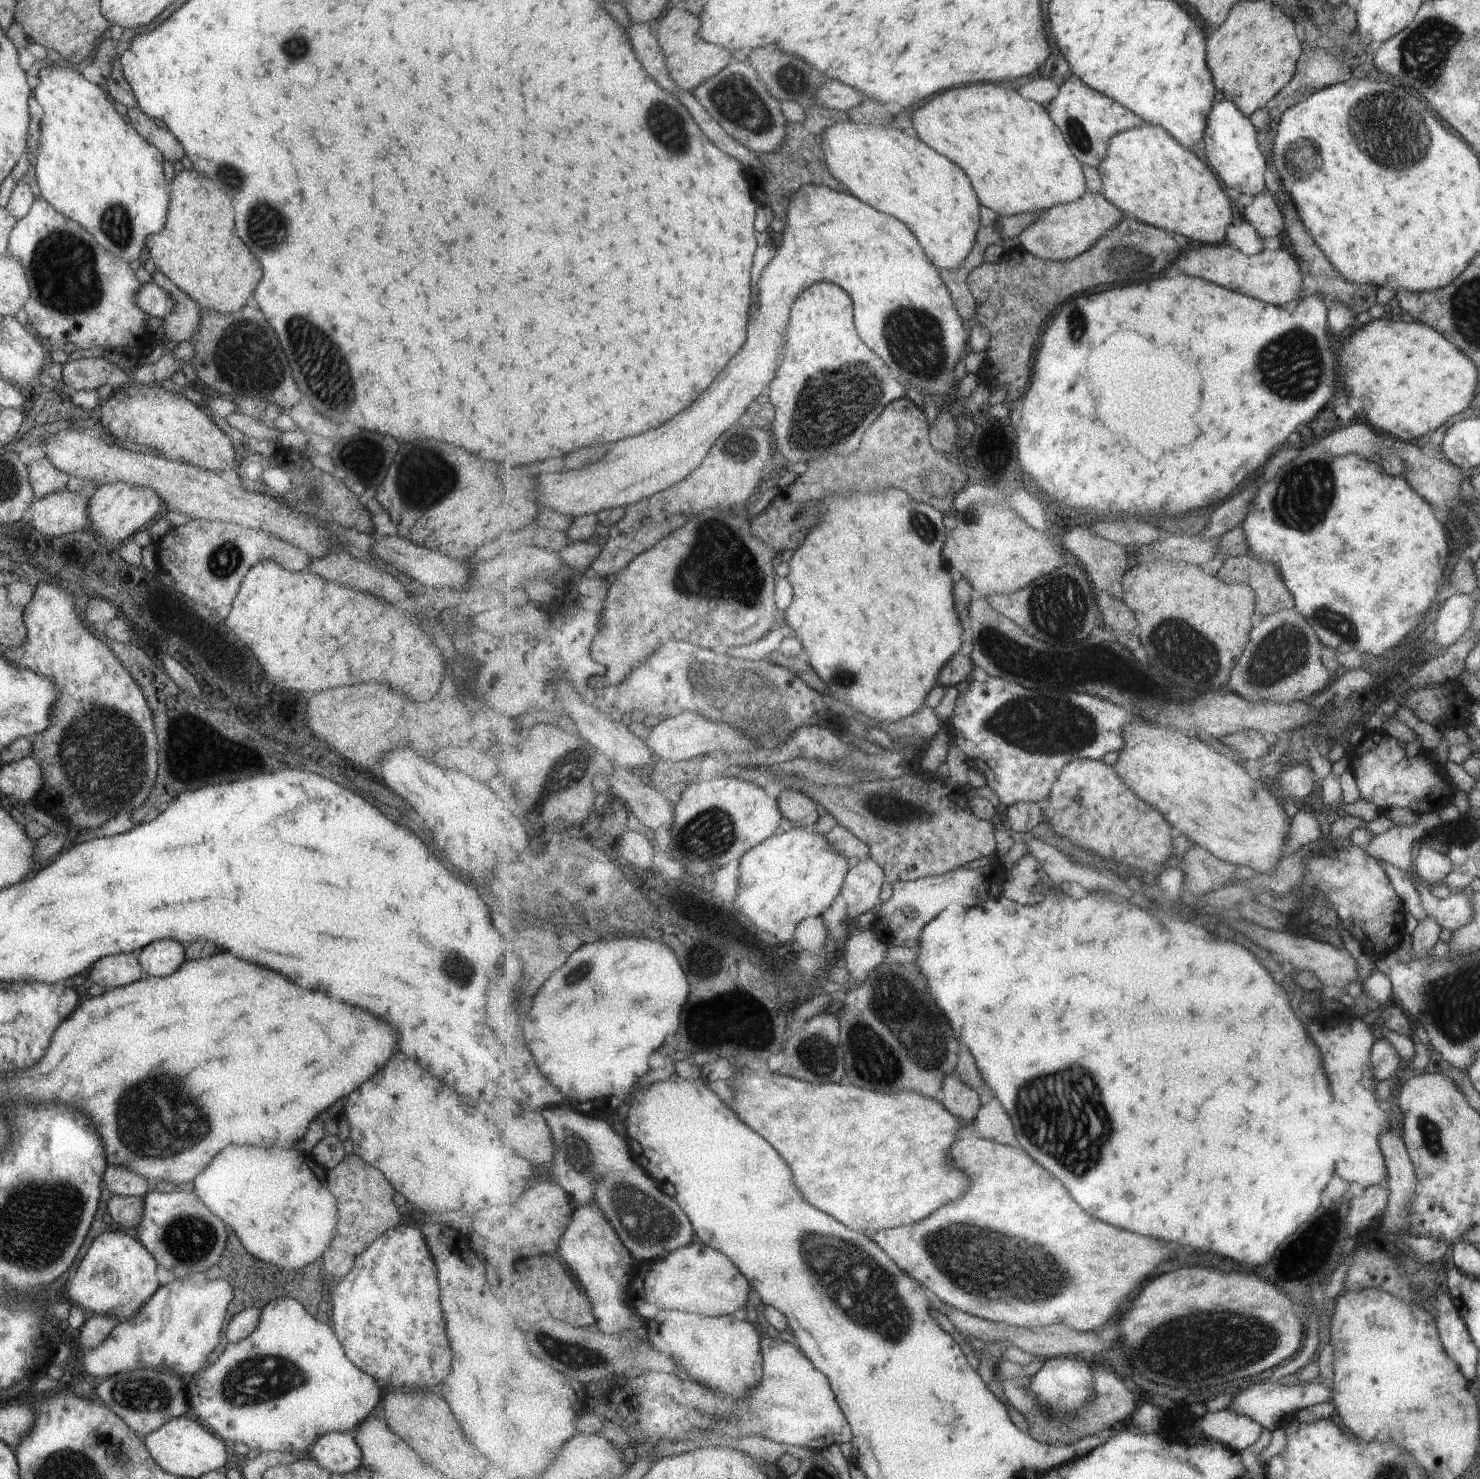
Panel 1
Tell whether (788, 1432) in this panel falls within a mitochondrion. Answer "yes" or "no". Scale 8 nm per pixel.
no

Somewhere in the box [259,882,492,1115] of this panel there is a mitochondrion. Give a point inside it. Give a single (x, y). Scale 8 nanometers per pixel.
(456, 968)

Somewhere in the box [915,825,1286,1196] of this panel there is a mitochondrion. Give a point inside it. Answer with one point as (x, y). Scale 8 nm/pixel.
(1042, 1098)

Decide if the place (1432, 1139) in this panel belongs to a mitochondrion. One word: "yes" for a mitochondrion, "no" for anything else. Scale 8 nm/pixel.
yes

